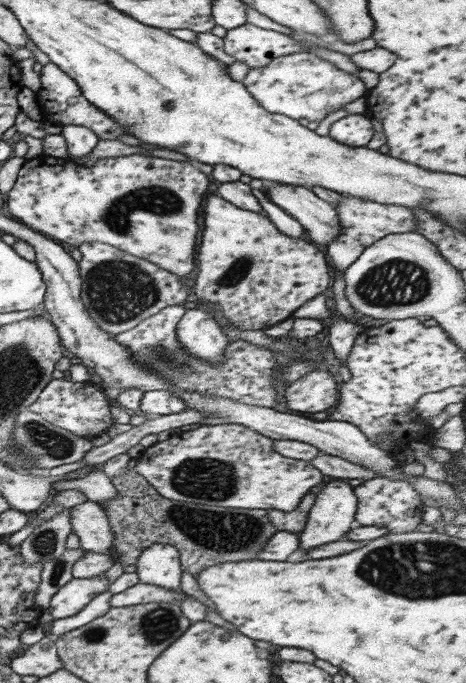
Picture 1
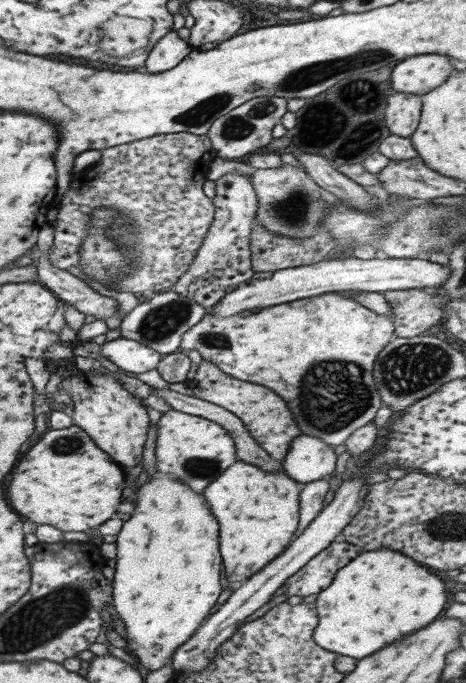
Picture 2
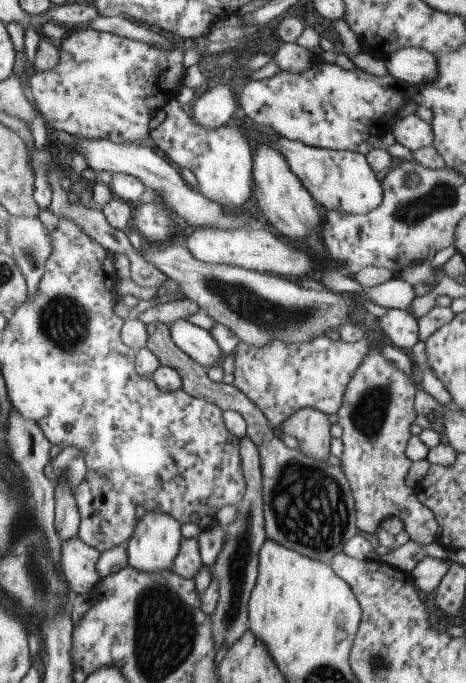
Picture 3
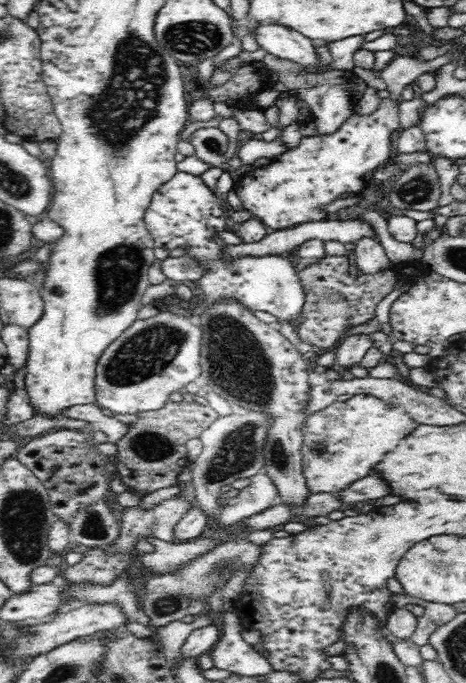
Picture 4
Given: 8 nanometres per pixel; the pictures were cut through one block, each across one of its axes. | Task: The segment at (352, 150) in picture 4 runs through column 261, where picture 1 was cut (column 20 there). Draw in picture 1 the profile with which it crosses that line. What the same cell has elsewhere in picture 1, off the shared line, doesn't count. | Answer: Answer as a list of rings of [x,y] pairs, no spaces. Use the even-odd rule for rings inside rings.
[[[43,153],[22,165],[14,186],[8,191],[3,212],[68,248],[77,248],[90,241],[106,243],[184,278],[197,268],[194,252],[200,232],[198,210],[208,194],[208,184],[208,175],[190,160],[170,160],[136,153],[102,158],[96,160],[94,166],[86,167],[65,157]]]

